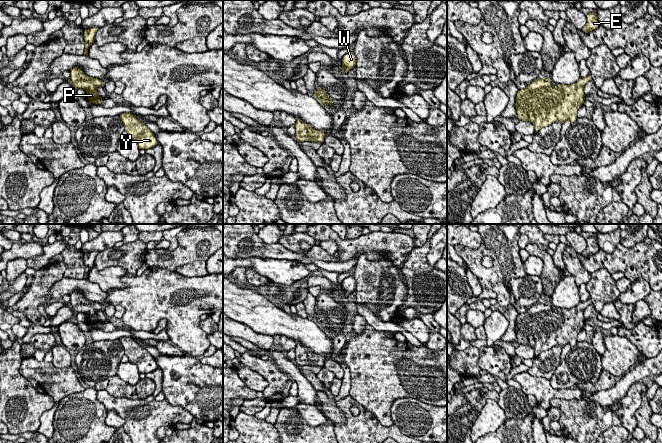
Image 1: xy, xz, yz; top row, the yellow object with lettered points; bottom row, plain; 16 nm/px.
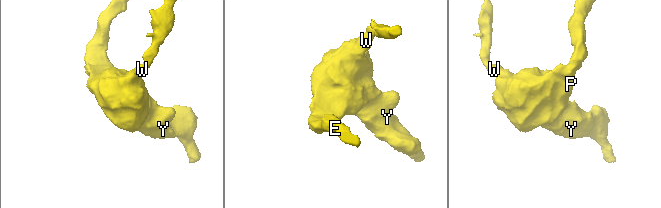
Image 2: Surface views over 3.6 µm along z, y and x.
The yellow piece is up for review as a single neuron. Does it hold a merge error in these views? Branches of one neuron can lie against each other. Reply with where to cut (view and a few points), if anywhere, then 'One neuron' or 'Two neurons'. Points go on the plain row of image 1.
No split. One neuron

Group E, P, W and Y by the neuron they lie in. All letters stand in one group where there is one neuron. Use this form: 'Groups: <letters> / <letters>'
Groups: E P W Y

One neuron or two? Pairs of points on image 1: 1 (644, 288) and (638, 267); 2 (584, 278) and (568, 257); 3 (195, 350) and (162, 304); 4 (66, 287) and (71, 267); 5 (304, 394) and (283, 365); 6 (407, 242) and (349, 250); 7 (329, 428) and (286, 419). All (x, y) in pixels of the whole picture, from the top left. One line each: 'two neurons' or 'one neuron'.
1: two neurons
2: one neuron
3: one neuron
4: two neurons
5: one neuron
6: one neuron
7: one neuron

